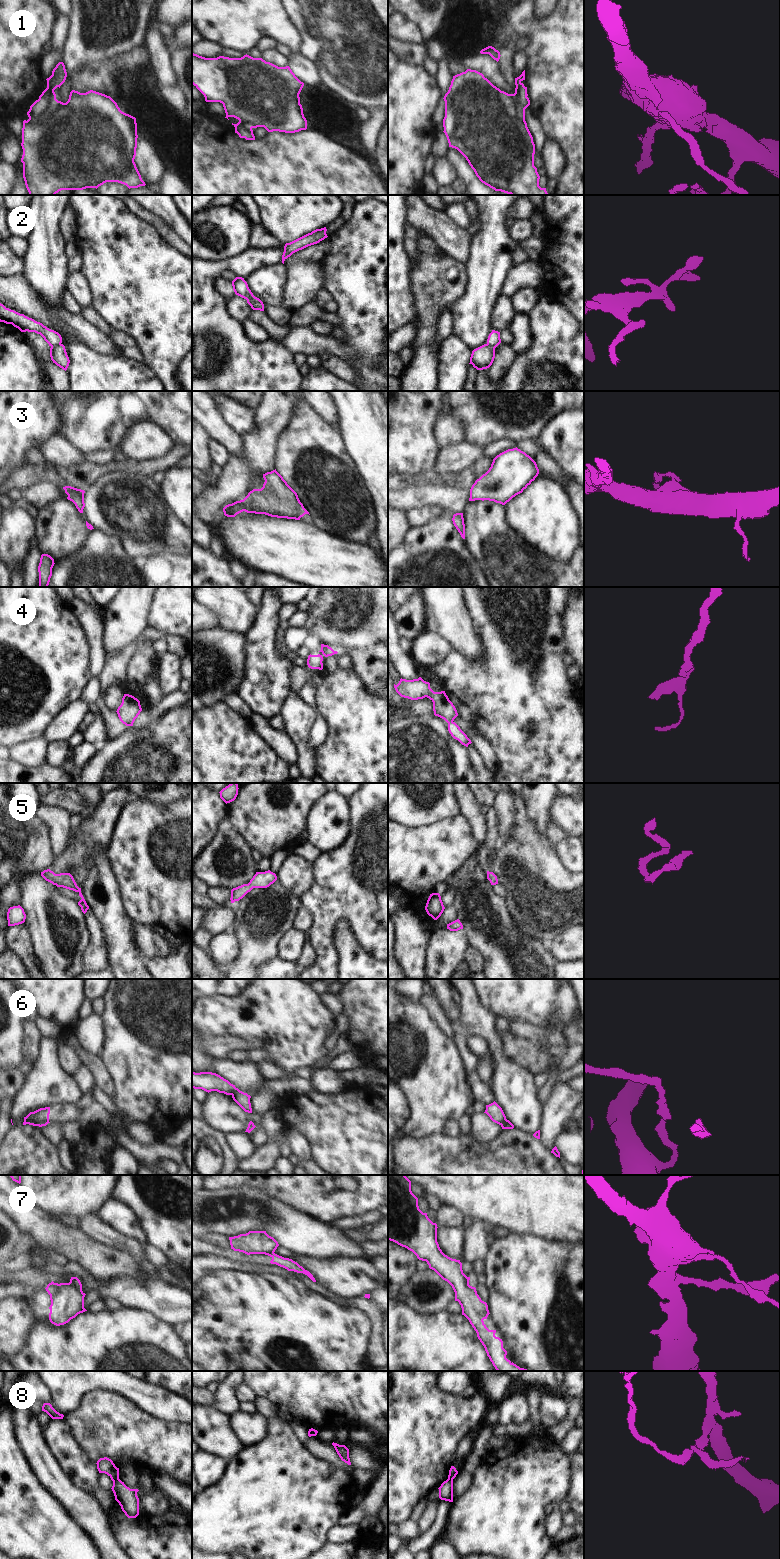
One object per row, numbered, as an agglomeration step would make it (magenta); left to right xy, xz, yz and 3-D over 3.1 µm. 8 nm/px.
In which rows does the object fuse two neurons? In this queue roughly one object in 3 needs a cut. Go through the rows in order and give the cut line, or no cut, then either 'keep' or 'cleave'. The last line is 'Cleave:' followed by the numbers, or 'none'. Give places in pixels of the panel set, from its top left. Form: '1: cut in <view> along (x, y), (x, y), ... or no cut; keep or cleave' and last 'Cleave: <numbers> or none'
1: no cut; keep
2: cut in xy along (60, 343), (51, 347); cleave
3: no cut; keep
4: cut in yz along (452, 721), (448, 724); cleave
5: no cut; keep
6: cut in xz along (239, 1090), (231, 1094); cleave
7: cut in xy along (71, 1277), (71, 1282), (81, 1290); cleave
8: cut in xy along (118, 1478), (113, 1483); cleave
Cleave: 2, 4, 6, 7, 8

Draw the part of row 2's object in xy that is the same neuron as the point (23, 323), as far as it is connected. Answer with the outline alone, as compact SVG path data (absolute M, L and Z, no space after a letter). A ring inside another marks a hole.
M1 303L0 322L12 324L21 332L28 331L40 334L51 347L56 347L62 343L62 337L58 332L47 328L42 323L37 322L34 319L25 316L24 314L20 314L14 310L6 308Z

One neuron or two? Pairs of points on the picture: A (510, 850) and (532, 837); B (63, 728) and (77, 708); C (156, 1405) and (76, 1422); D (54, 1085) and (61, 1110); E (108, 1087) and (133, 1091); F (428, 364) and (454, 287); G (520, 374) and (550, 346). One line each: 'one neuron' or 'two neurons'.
A: one neuron
B: one neuron
C: two neurons
D: two neurons
E: two neurons
F: one neuron
G: one neuron

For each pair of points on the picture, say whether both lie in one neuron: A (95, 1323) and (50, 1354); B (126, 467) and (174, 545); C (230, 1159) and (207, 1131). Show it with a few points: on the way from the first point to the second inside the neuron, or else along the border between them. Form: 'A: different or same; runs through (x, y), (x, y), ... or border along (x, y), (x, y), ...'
A: same; runs through (84, 1334), (64, 1354), (61, 1354)
B: different; border along (106, 474), (134, 473), (151, 477)
C: same; runs through (226, 1151), (223, 1143), (215, 1135)

